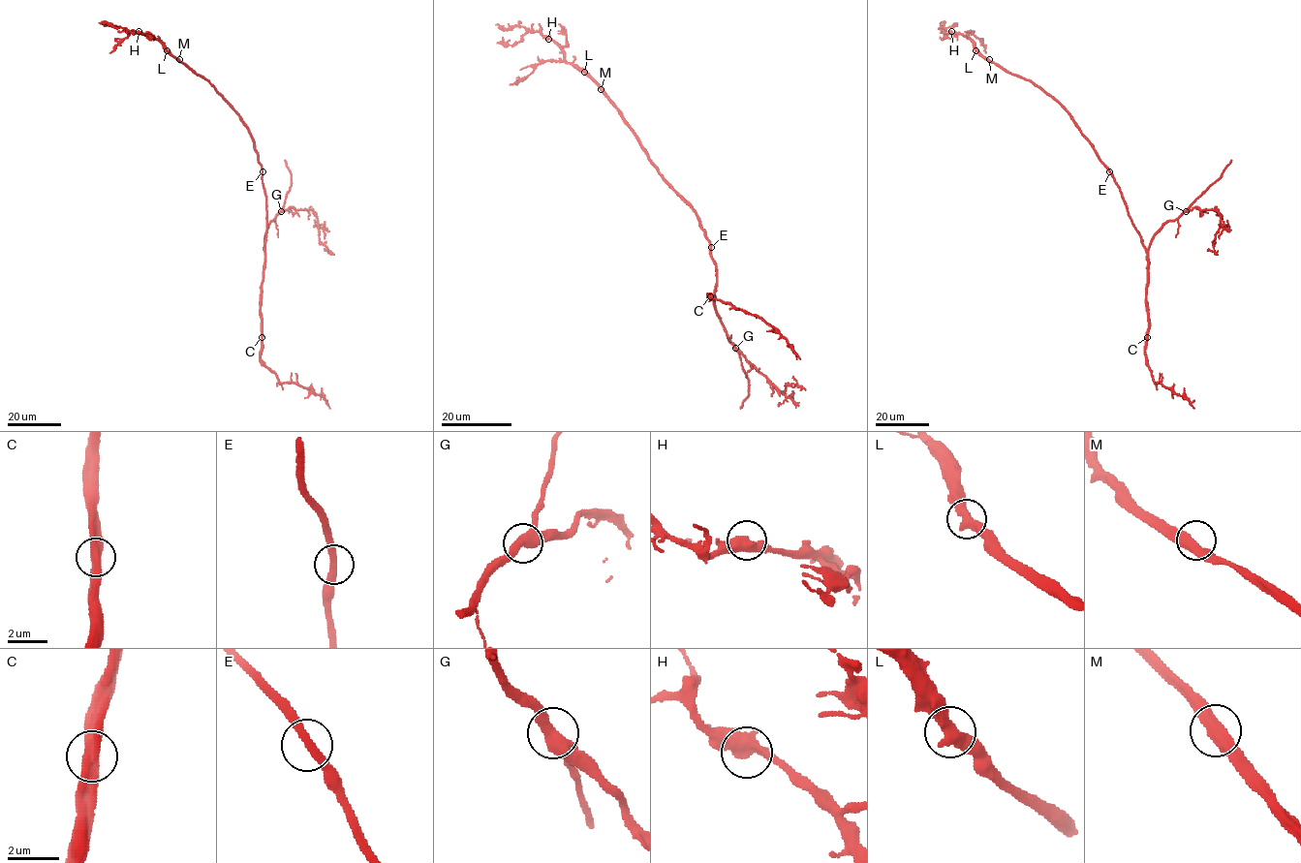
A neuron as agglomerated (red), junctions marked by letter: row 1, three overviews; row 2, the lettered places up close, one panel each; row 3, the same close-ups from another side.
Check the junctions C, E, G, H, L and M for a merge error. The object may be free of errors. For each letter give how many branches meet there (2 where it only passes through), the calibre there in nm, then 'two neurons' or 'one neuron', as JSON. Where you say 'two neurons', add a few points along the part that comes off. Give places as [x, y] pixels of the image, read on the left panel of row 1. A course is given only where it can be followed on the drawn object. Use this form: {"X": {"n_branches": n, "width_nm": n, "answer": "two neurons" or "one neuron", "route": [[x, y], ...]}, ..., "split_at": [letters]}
{"C": {"n_branches": 2, "width_nm": 480, "answer": "one neuron"}, "E": {"n_branches": 2, "width_nm": 320, "answer": "one neuron"}, "G": {"n_branches": 2, "width_nm": 480, "answer": "one neuron"}, "H": {"n_branches": 2, "width_nm": 500, "answer": "one neuron"}, "L": {"n_branches": 2, "width_nm": 480, "answer": "one neuron"}, "M": {"n_branches": 2, "width_nm": 500, "answer": "one neuron"}, "split_at": []}

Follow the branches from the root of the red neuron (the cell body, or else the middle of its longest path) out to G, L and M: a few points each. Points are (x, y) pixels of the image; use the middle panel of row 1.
G: (710, 248), (716, 269), (715, 309), (727, 340), (735, 348)
L: (710, 248), (696, 211), (664, 178), (621, 111), (584, 72)
M: (710, 248), (696, 211), (664, 178), (621, 111), (601, 89)

